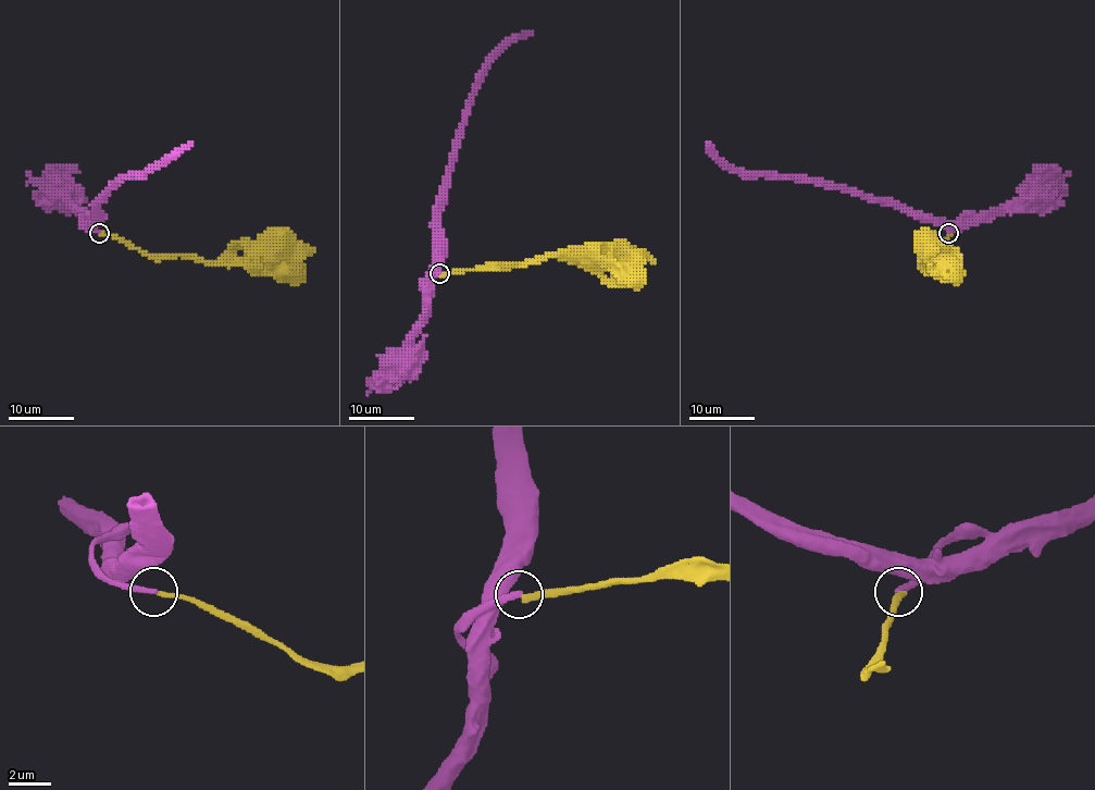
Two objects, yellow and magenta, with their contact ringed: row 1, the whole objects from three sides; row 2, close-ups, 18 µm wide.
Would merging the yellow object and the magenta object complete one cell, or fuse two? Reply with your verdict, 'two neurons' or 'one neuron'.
one neuron

